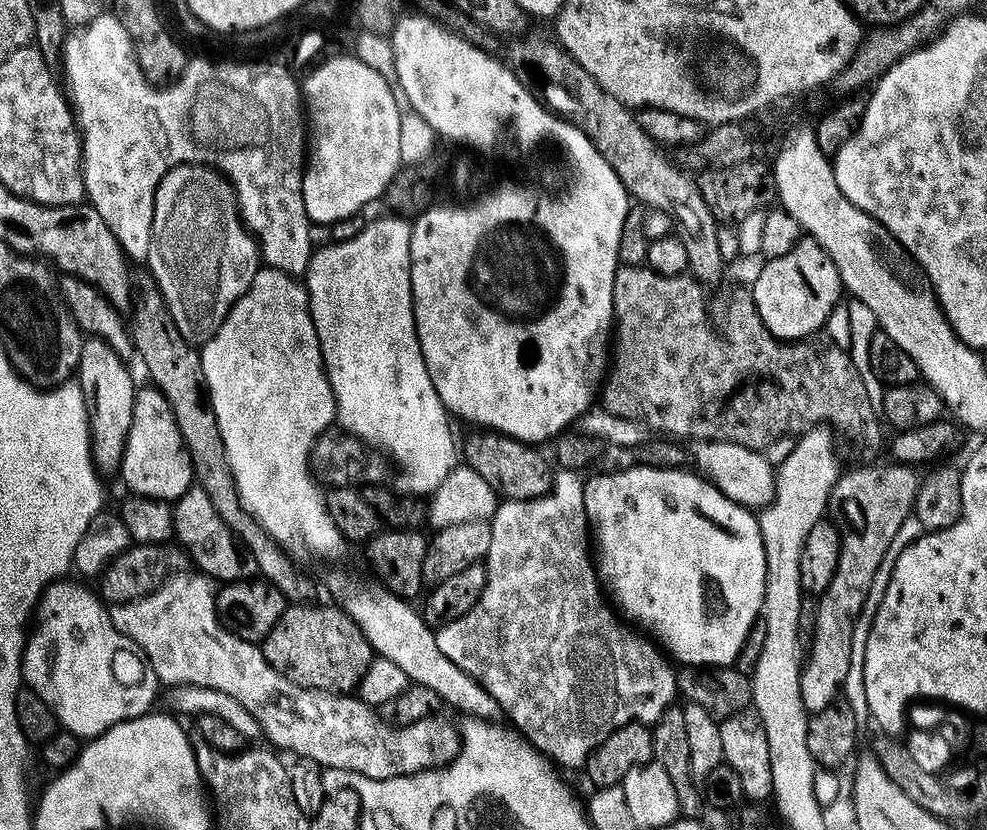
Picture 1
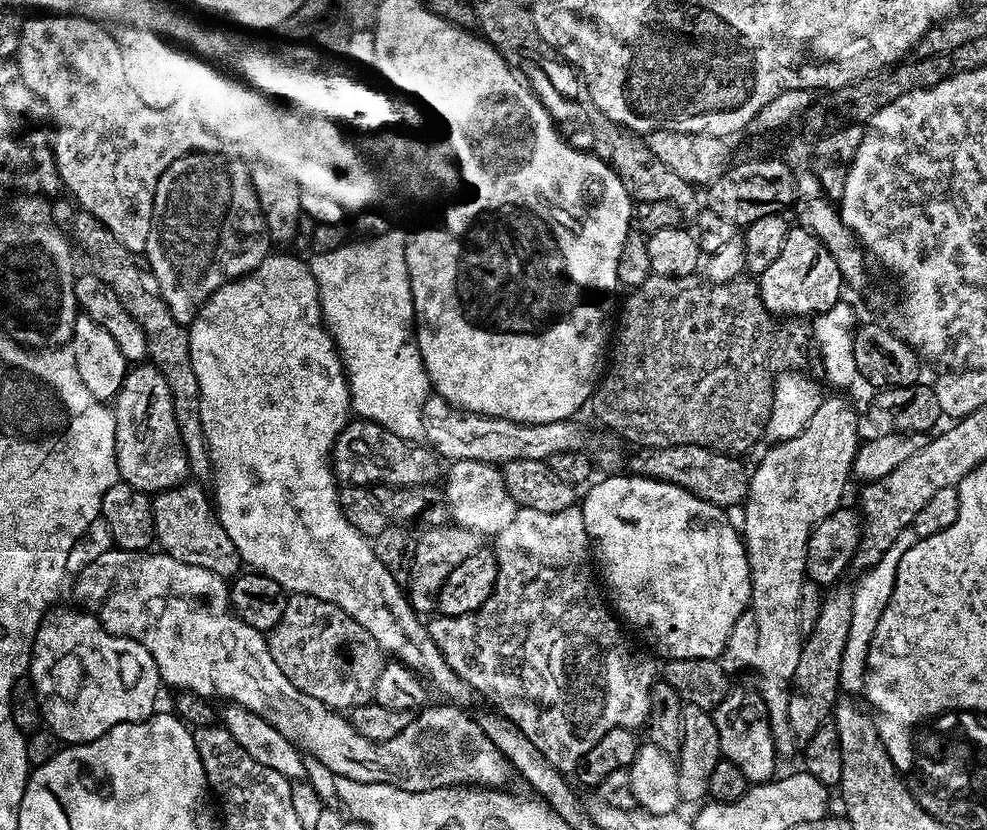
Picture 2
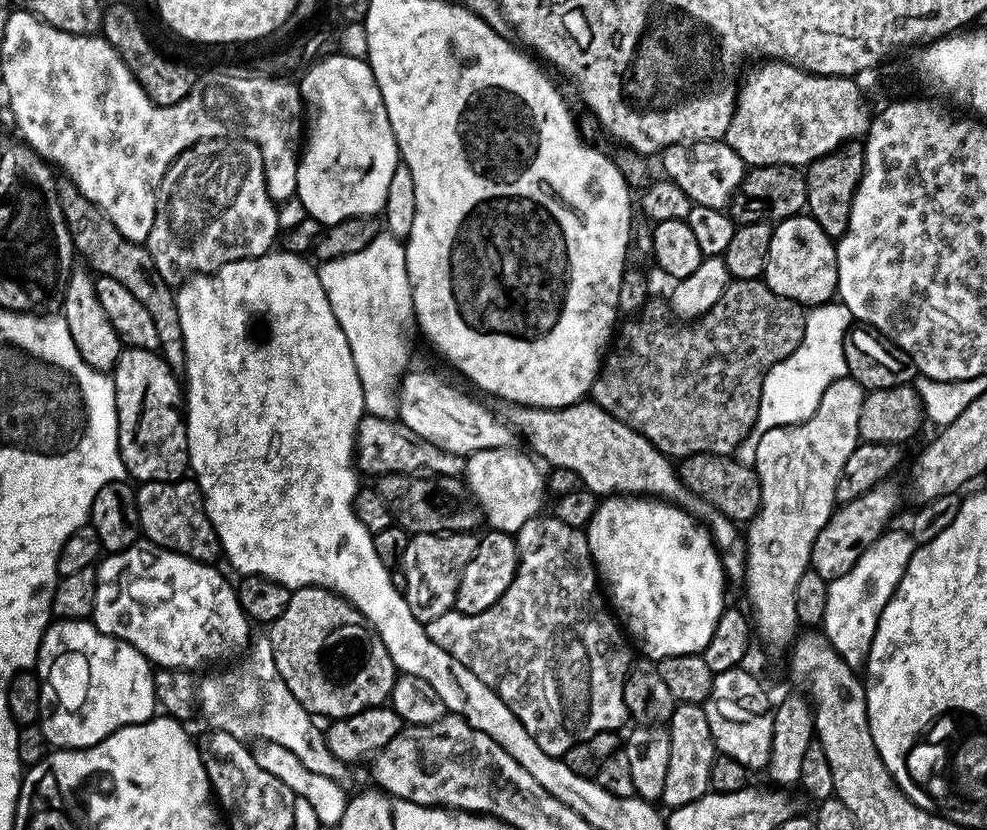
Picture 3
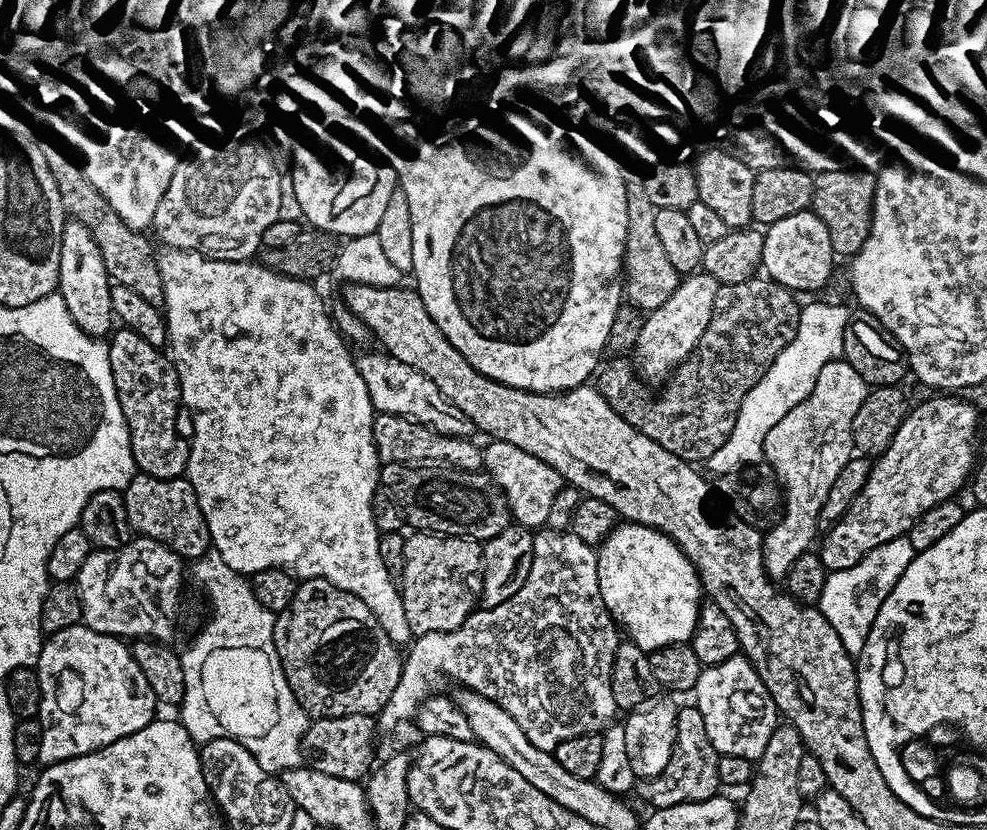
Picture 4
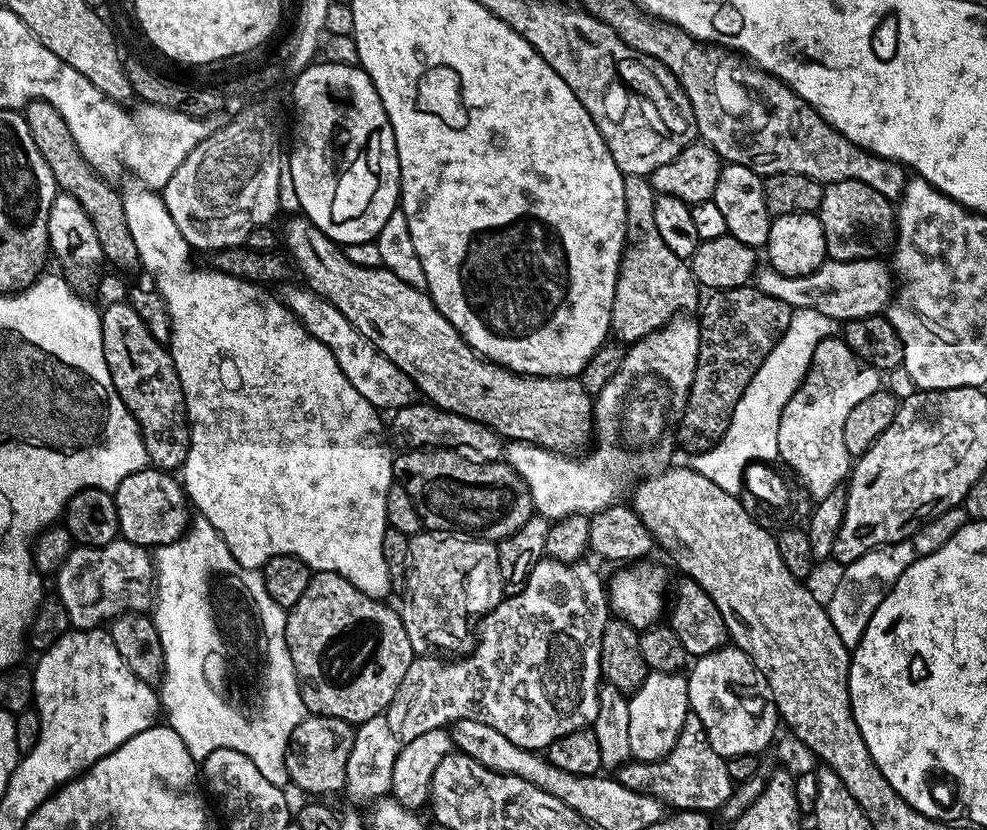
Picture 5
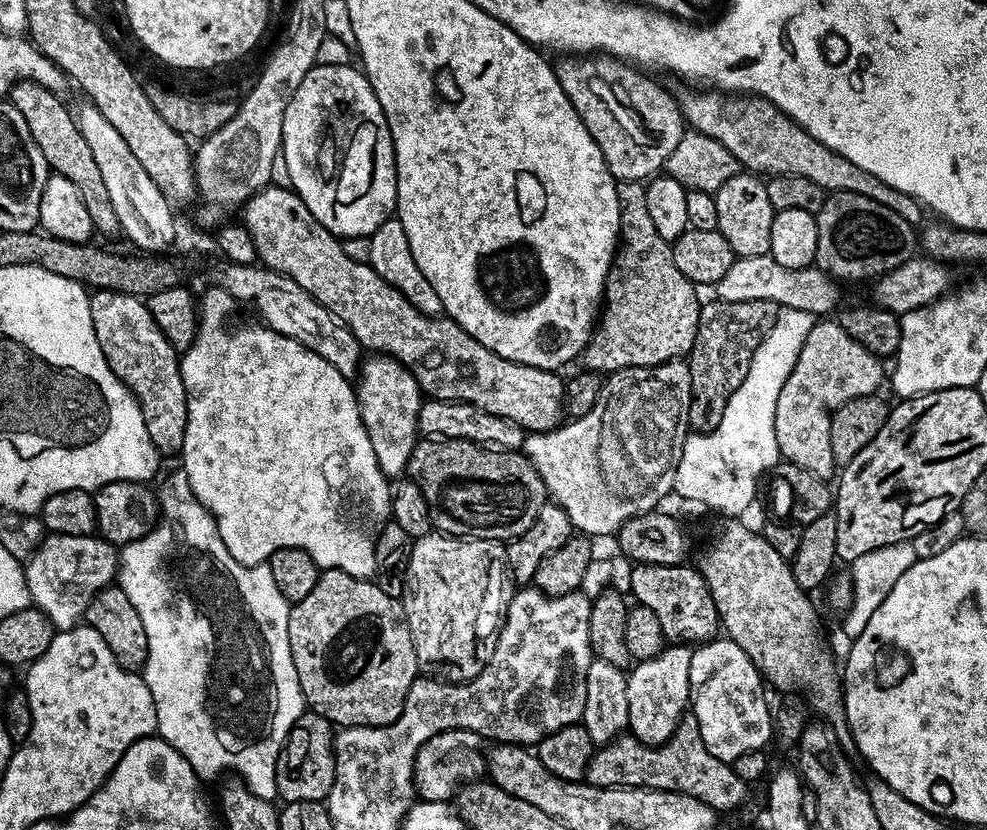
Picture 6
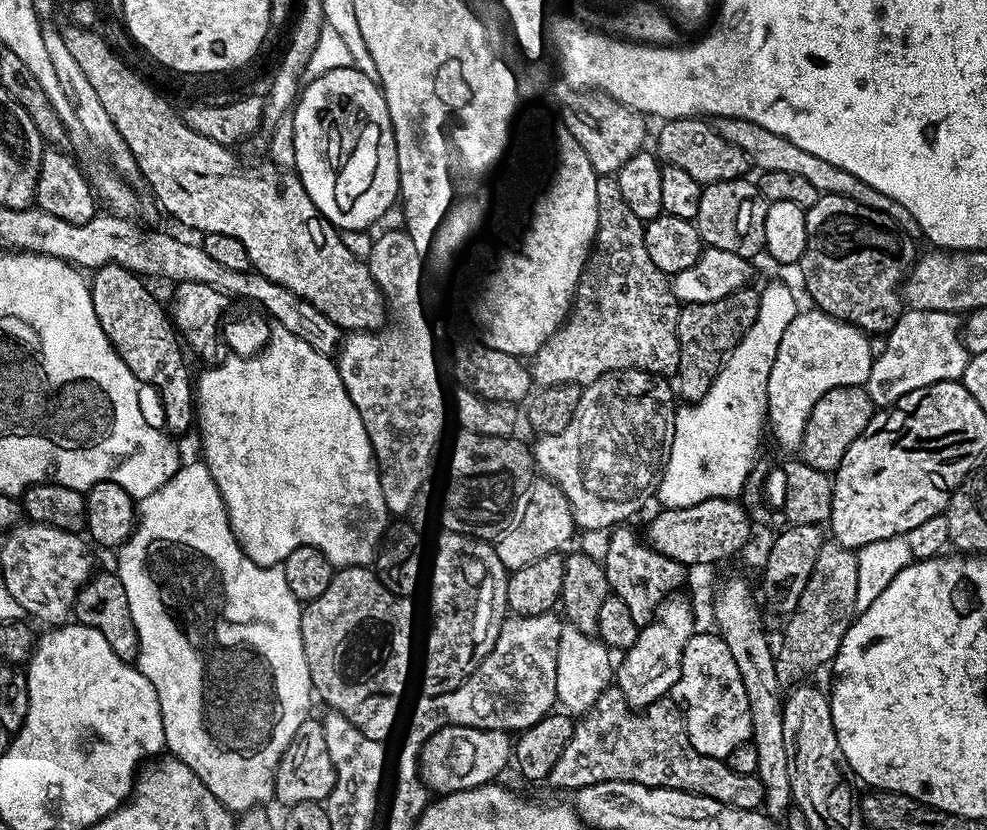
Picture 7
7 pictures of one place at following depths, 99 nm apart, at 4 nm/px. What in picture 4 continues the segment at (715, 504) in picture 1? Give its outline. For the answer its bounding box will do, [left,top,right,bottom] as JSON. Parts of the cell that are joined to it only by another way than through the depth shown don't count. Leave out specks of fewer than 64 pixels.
[598,523,702,653]

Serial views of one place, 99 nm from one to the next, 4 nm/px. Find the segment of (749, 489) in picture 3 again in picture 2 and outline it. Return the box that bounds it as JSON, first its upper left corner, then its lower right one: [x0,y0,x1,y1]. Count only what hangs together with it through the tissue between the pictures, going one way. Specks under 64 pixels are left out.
[627,444,749,510]

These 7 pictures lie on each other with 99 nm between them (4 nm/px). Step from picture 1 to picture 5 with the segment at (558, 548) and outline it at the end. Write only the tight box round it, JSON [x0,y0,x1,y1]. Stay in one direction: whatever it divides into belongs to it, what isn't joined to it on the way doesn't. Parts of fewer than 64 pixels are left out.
[346,560,609,802]

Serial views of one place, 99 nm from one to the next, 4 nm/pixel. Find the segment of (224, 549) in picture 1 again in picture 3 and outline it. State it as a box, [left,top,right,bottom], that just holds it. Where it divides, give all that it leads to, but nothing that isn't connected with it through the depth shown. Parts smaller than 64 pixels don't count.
[136,479,221,564]

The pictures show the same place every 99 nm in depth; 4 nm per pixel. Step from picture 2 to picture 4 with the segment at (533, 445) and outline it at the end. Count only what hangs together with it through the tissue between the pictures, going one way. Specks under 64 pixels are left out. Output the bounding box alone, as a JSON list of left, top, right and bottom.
[355,350,474,437]

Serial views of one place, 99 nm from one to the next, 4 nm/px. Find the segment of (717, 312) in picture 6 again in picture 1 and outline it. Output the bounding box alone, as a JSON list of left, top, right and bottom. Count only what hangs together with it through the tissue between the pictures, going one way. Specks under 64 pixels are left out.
[602,266,885,462]

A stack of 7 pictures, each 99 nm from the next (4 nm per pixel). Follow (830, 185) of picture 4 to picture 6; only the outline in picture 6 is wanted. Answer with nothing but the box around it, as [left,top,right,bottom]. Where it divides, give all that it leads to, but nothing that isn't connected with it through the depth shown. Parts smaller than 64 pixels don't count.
[815,192,918,282]

